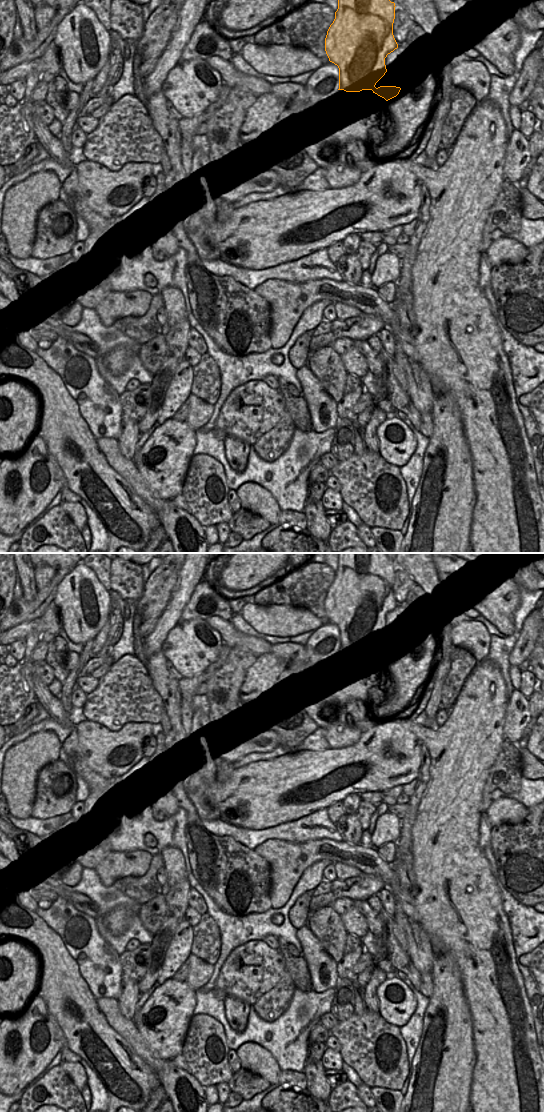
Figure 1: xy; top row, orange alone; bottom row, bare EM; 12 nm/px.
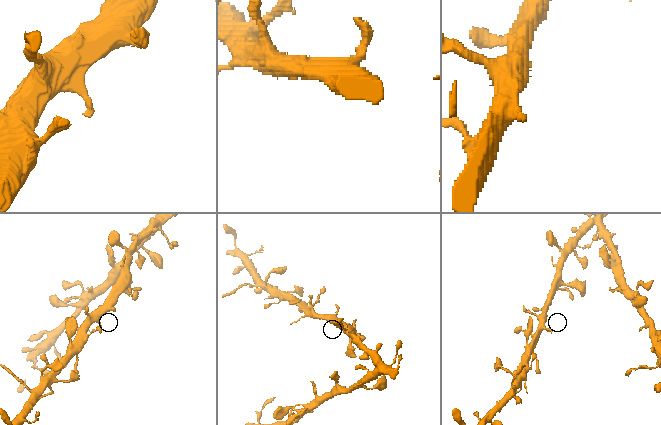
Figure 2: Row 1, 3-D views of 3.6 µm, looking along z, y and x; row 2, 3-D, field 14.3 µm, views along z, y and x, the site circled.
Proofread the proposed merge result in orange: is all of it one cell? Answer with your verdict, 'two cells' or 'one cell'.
two cells

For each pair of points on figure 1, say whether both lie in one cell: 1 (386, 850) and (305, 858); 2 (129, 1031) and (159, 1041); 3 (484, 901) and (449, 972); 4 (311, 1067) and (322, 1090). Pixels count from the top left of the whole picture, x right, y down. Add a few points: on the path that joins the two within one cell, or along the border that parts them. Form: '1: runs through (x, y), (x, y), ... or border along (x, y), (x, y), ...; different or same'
1: border along (375, 849), (390, 865); different
2: border along (132, 1020), (139, 1034), (154, 1055); different
3: border along (436, 954), (447, 954), (453, 960), (462, 984); different
4: runs through (315, 1073), (317, 1084); same

